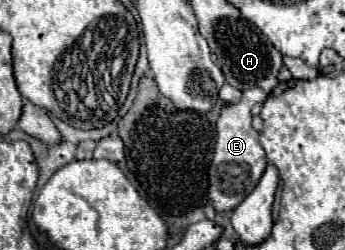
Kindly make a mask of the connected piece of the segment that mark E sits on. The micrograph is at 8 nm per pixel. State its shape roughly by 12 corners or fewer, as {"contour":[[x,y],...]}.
{"contour":[[258,87],[224,105],[208,169],[216,213],[256,187],[266,155],[252,127]]}

